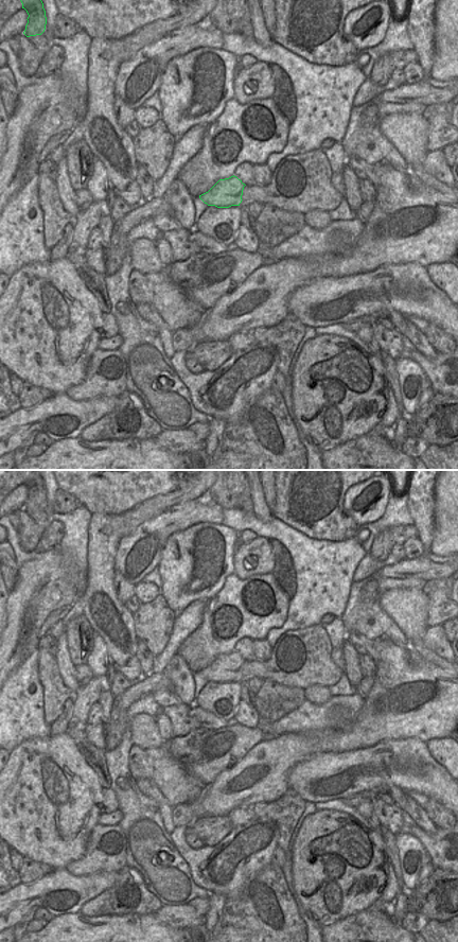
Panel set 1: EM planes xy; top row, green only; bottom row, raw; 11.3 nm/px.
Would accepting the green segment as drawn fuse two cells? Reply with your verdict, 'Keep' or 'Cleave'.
Cleave

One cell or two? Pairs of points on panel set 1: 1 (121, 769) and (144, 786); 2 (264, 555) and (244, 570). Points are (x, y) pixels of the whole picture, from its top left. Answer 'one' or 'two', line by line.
1: two
2: one

